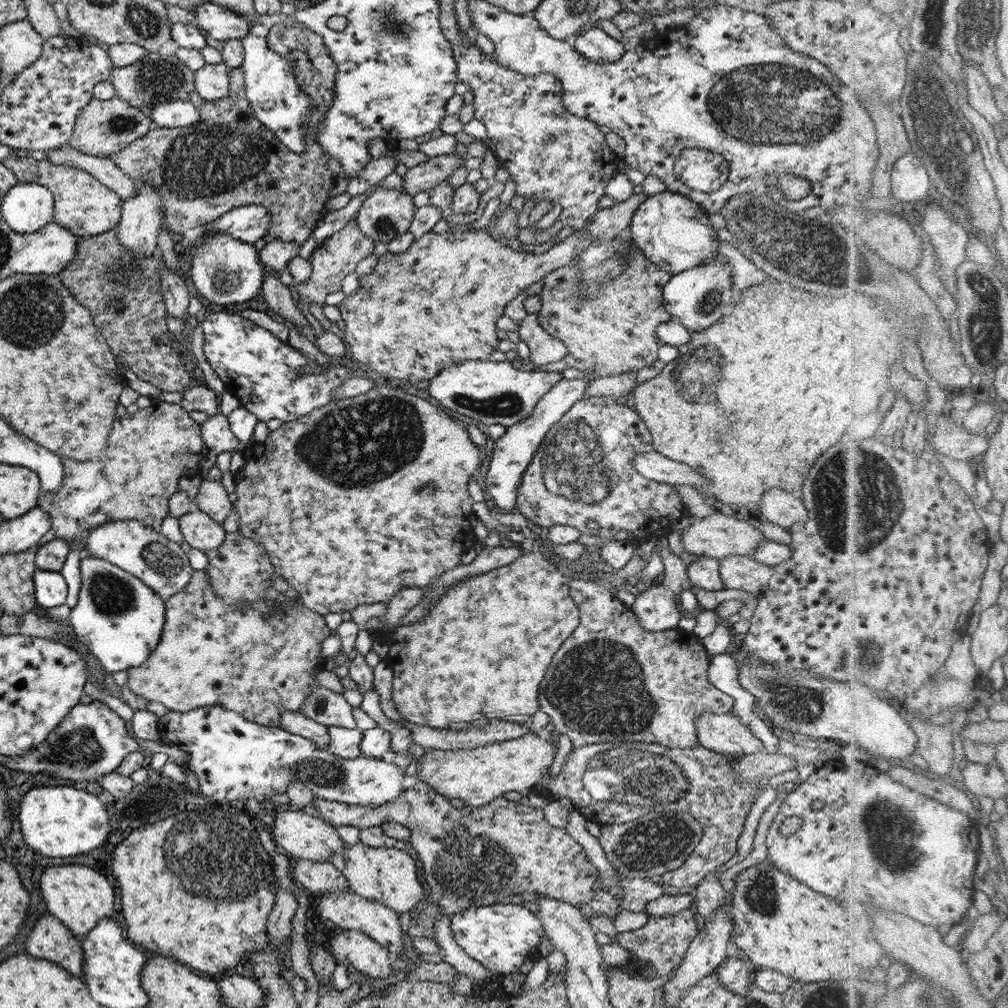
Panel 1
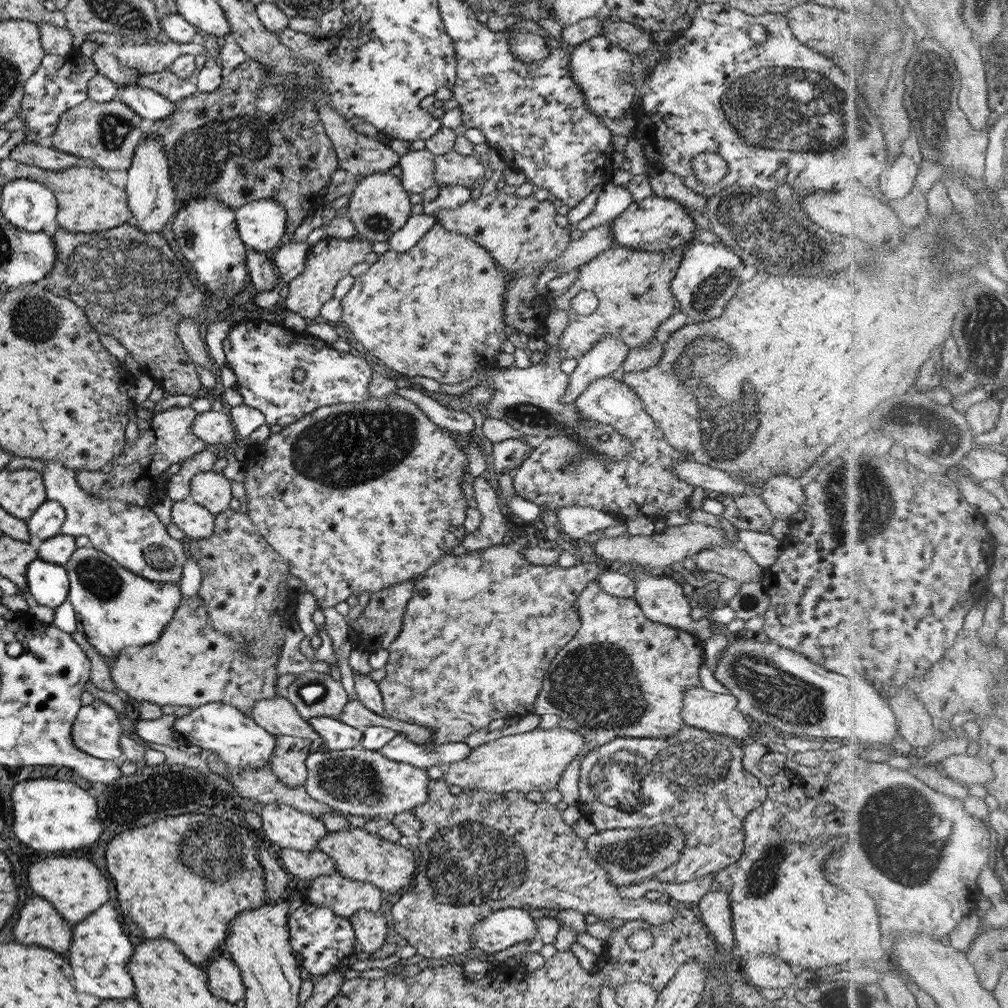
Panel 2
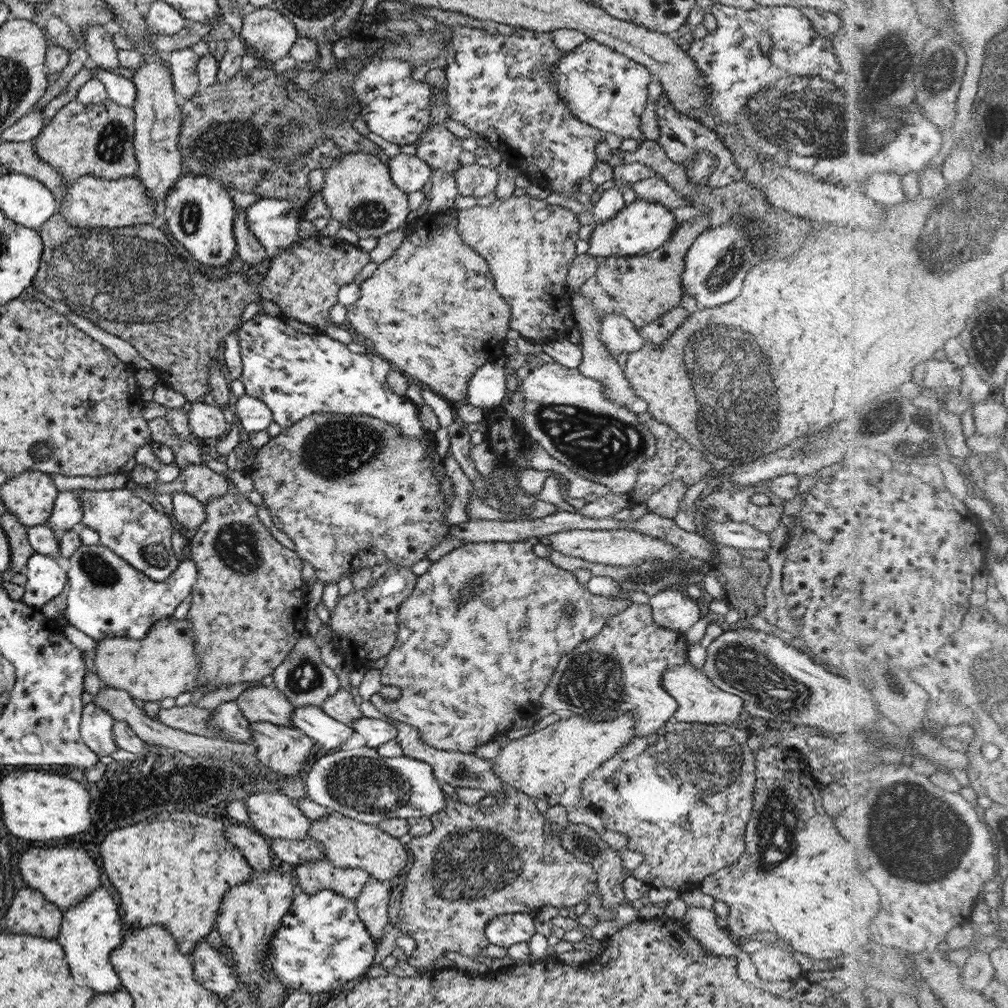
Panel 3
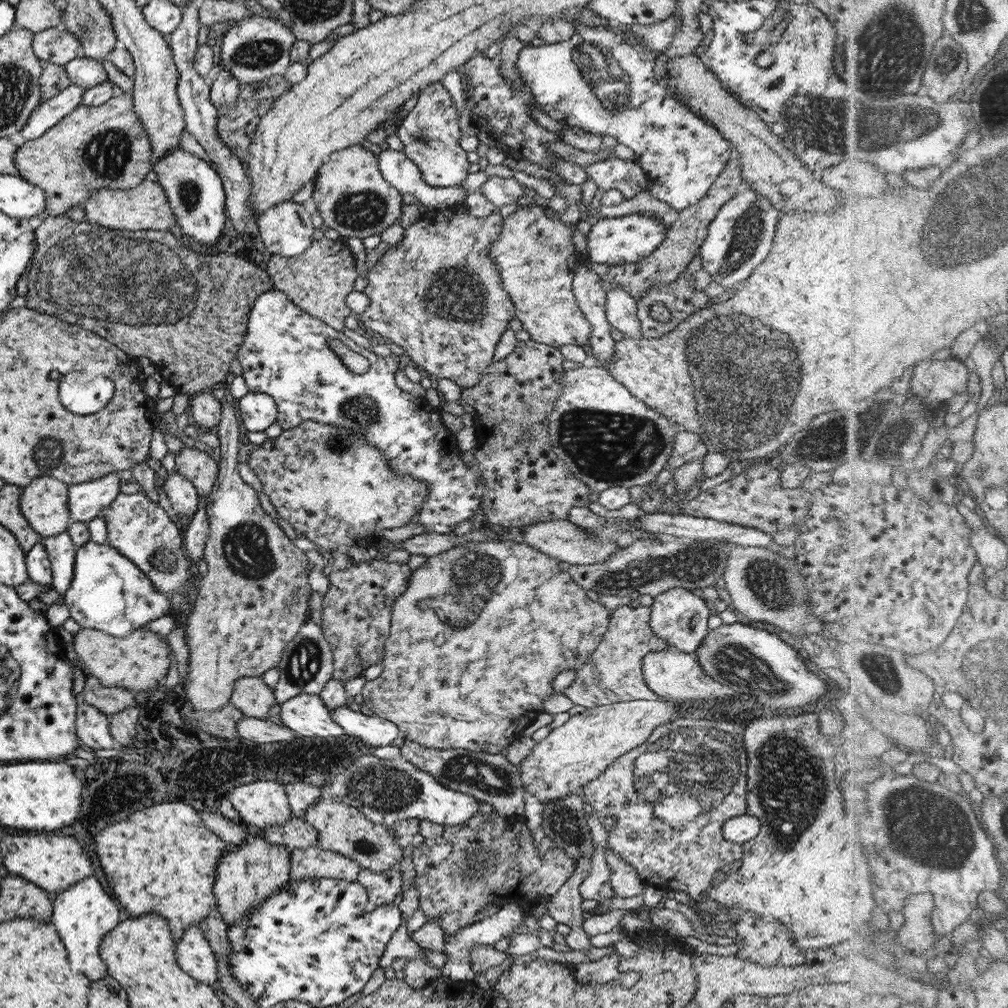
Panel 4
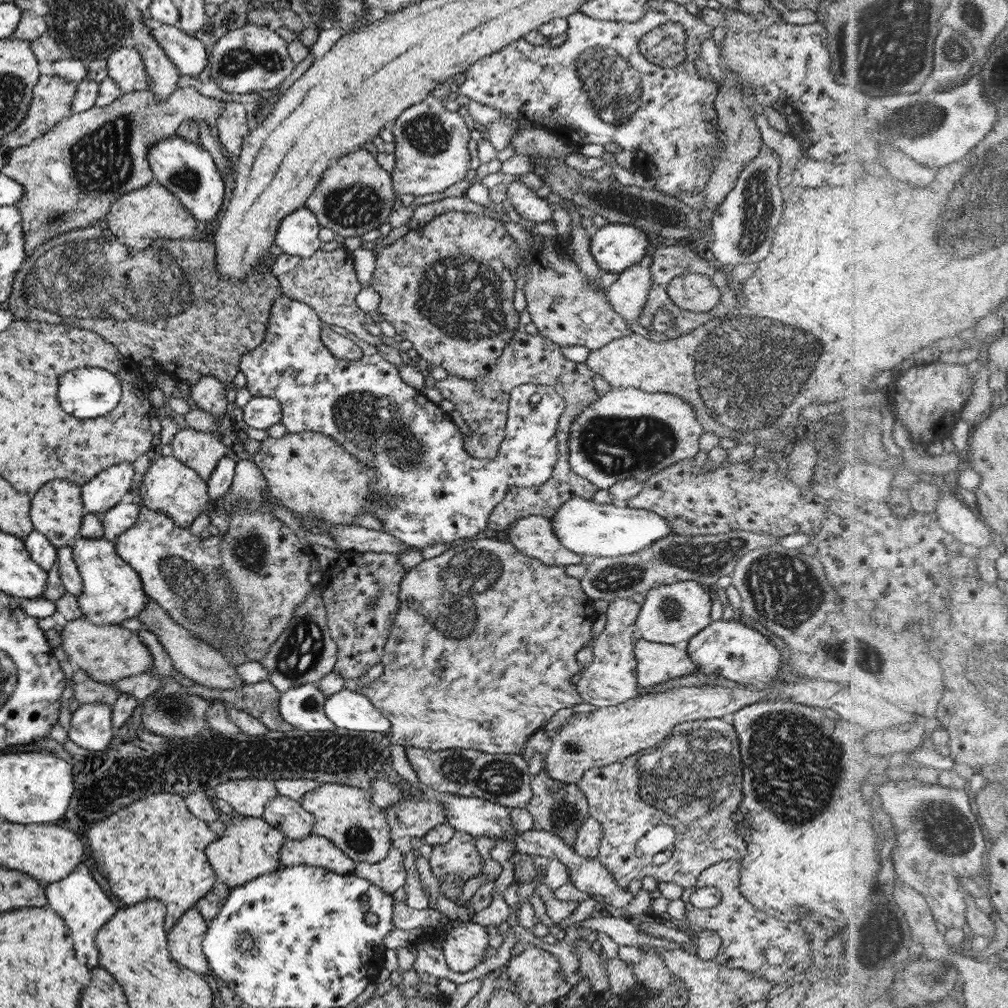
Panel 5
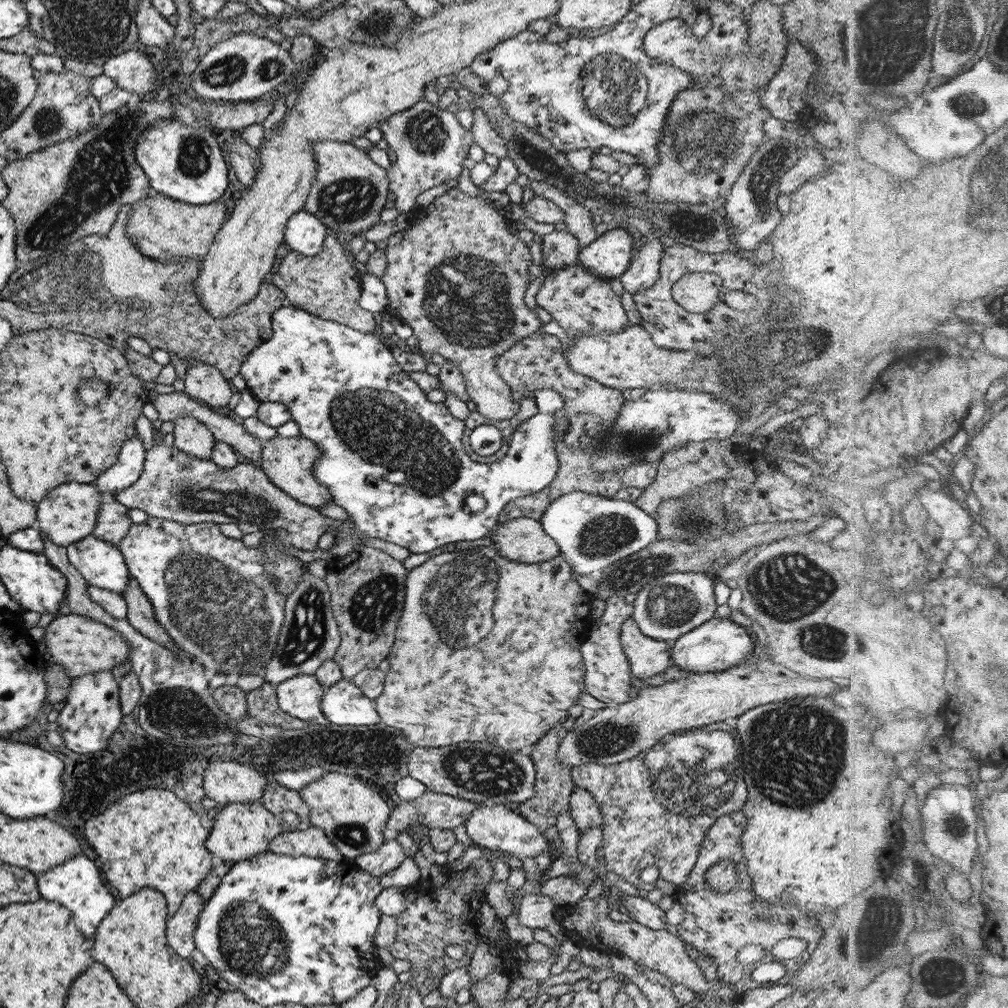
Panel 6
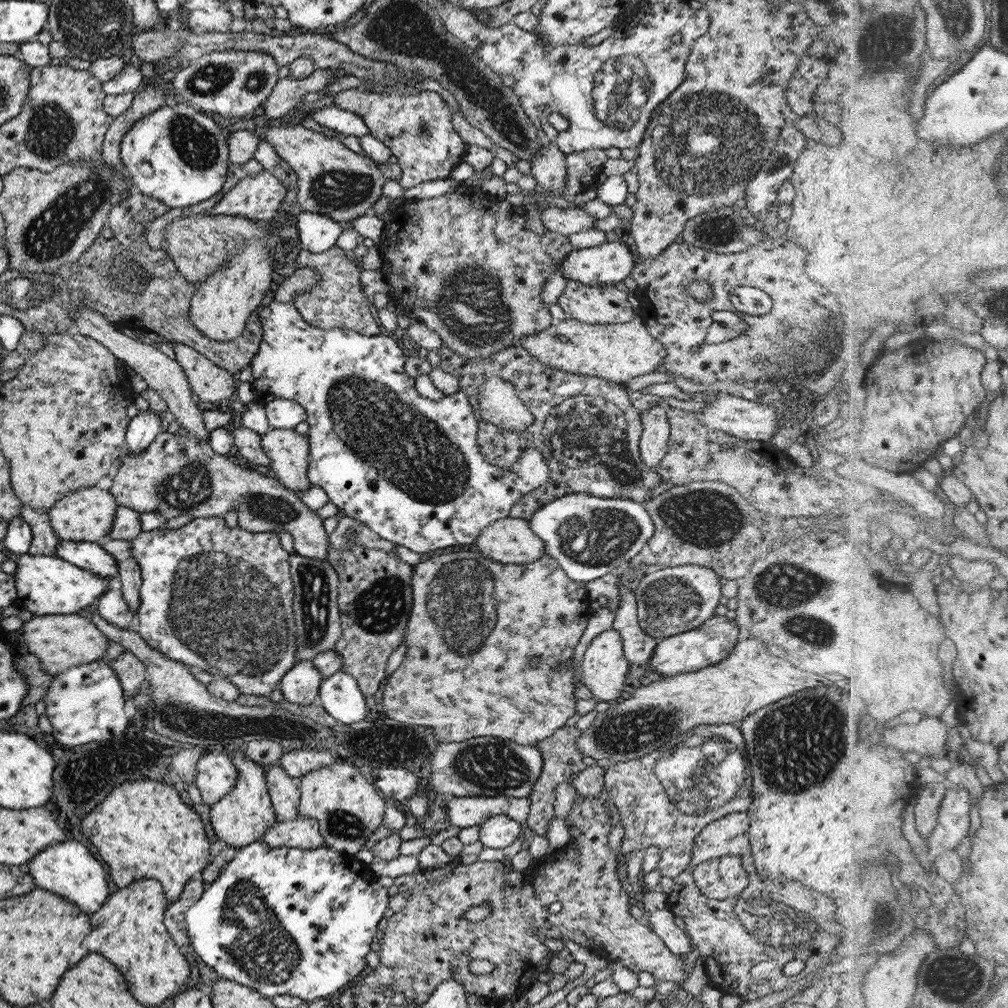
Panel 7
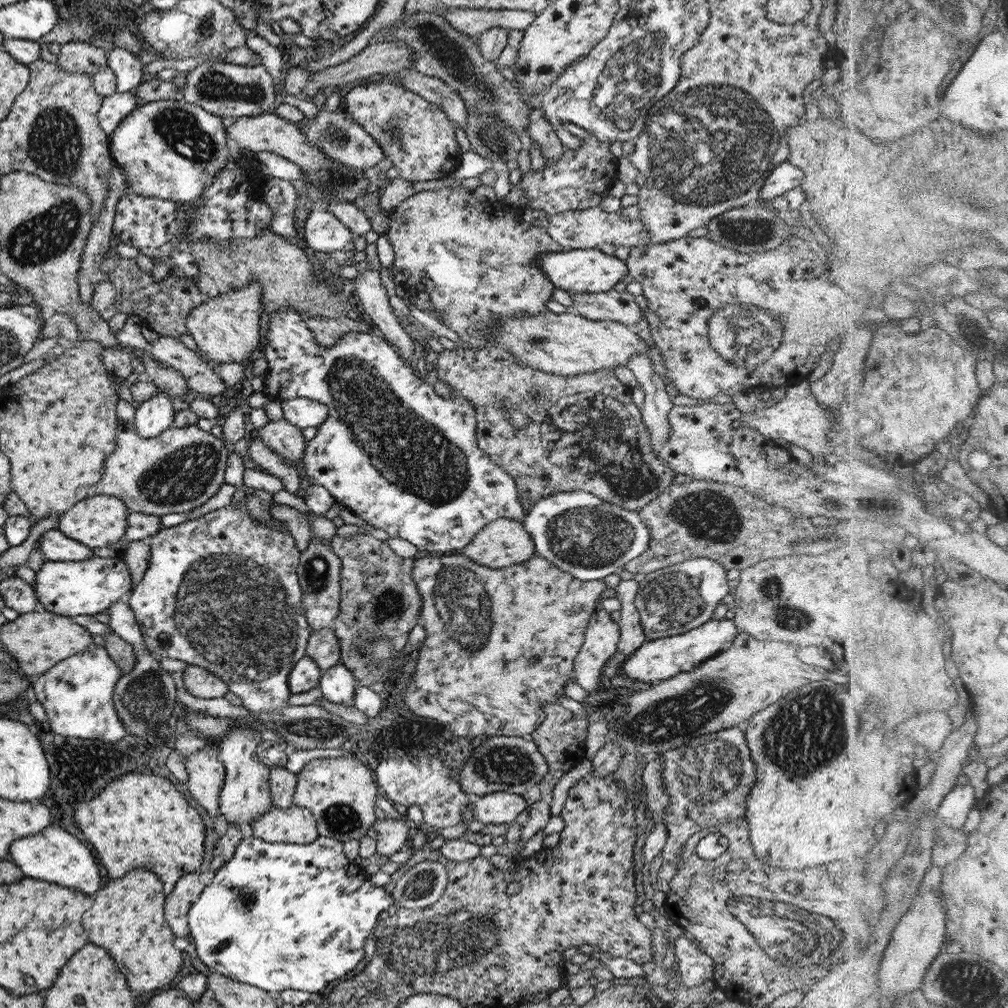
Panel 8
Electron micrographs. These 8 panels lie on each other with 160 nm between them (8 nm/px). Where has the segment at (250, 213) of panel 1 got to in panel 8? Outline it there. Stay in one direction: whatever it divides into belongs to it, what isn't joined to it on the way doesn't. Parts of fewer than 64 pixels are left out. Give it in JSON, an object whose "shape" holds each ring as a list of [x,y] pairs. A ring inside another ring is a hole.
{"shape":[[[314,207],[303,225],[303,240],[314,252],[345,250],[353,235],[350,230],[321,207]]]}

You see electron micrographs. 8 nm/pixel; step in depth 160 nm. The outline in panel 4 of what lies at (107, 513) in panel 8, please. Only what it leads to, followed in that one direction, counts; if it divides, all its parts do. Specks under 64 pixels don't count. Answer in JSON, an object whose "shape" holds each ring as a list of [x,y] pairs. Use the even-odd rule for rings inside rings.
{"shape":[[[39,476],[21,487],[18,505],[27,524],[38,534],[55,536],[68,527],[68,485]]]}

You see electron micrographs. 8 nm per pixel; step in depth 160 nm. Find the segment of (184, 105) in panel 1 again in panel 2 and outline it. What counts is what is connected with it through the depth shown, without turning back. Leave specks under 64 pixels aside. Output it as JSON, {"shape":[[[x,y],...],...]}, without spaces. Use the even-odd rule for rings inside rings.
{"shape":[[[123,85],[119,90],[119,98],[137,116],[149,118],[149,120],[161,120],[174,111],[173,102],[154,90],[144,89],[137,85]]]}

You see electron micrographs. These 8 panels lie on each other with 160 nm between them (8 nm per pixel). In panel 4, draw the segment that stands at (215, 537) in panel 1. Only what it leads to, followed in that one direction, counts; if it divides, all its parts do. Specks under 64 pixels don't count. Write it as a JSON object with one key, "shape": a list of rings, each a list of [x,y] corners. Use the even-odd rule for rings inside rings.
{"shape":[[[177,471],[167,473],[161,484],[171,508],[177,515],[191,518],[196,511],[198,497],[195,487]]]}

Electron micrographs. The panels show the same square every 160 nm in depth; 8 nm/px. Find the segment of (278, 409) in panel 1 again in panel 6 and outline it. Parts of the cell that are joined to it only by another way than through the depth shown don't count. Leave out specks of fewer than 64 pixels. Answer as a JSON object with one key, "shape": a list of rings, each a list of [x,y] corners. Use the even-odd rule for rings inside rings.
{"shape":[[[284,303],[278,310],[271,314],[270,327],[272,335],[263,342],[262,345],[255,347],[239,367],[238,373],[241,374],[246,384],[246,389],[254,397],[254,400],[261,402],[280,402],[290,410],[291,421],[296,422],[299,427],[300,436],[308,438],[314,442],[321,451],[320,460],[314,462],[314,479],[327,487],[327,492],[331,495],[332,501],[341,506],[350,516],[353,526],[363,535],[371,538],[381,538],[385,542],[403,546],[410,553],[423,554],[431,552],[433,548],[453,544],[461,541],[477,540],[488,535],[497,524],[497,517],[500,510],[511,500],[519,499],[522,496],[532,495],[545,488],[555,476],[558,468],[558,461],[554,449],[554,426],[561,417],[563,410],[563,399],[559,394],[549,389],[534,390],[526,392],[524,397],[533,398],[538,411],[535,415],[527,418],[511,436],[507,448],[507,455],[493,463],[477,463],[471,461],[465,454],[461,444],[461,437],[464,429],[464,421],[454,418],[445,407],[444,403],[433,403],[425,399],[425,392],[421,390],[413,380],[397,365],[391,355],[391,347],[384,345],[381,341],[380,332],[362,333],[353,330],[350,326],[331,321],[322,320],[306,311],[291,307]],[[469,494],[477,494],[485,500],[485,507],[481,511],[471,512],[465,500]]]}

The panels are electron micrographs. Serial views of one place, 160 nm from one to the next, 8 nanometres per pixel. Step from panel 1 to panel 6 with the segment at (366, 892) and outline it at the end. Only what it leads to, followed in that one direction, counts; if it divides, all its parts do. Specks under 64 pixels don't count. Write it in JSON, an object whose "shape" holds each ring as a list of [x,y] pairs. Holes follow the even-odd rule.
{"shape":[[[326,772],[308,783],[298,794],[308,806],[310,826],[319,827],[337,852],[355,860],[359,855],[373,852],[381,846],[384,841],[382,828],[391,811],[386,796],[375,793],[361,784],[358,778],[342,772]]]}

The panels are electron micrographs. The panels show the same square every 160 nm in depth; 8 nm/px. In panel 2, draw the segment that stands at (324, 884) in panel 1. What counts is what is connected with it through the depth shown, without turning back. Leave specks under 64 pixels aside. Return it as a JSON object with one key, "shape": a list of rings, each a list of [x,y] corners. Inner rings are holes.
{"shape":[[[317,848],[309,852],[281,849],[280,858],[282,868],[289,874],[289,877],[297,876],[304,881],[335,872],[331,858]]]}

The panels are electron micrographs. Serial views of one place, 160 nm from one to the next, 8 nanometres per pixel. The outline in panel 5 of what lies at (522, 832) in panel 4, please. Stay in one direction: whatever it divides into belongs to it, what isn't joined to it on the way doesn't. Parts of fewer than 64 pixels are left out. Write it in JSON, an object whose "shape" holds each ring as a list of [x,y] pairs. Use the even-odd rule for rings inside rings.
{"shape":[[[458,831],[447,842],[432,845],[427,860],[433,876],[444,885],[457,881],[461,887],[468,878],[480,873],[480,858],[473,837]]]}

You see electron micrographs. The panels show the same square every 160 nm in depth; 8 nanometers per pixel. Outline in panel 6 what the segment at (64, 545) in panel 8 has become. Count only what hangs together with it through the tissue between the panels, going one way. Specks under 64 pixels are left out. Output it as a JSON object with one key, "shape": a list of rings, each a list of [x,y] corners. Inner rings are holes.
{"shape":[[[85,536],[66,546],[66,557],[88,585],[122,596],[130,576],[121,553],[112,543]]]}

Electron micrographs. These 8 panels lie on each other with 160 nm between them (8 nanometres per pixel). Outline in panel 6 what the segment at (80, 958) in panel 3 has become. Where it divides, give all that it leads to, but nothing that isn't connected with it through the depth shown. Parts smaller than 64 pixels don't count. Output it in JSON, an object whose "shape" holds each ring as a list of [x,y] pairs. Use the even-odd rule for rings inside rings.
{"shape":[[[75,854],[71,858],[64,860],[60,865],[54,866],[42,873],[37,873],[36,887],[41,899],[49,902],[56,902],[64,909],[72,912],[77,924],[77,930],[83,936],[93,936],[97,924],[101,922],[111,906],[113,906],[113,896],[107,892],[107,888],[99,878],[99,869],[85,854]]]}

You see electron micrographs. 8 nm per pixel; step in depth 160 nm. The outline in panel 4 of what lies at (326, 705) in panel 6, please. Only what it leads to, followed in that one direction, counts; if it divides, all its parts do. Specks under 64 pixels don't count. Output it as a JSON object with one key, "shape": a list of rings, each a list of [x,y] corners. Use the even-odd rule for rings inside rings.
{"shape":[[[341,705],[334,709],[329,711],[333,722],[339,725],[346,735],[354,736],[366,745],[373,748],[389,745],[397,736],[397,727],[387,720],[353,712],[349,705]]]}

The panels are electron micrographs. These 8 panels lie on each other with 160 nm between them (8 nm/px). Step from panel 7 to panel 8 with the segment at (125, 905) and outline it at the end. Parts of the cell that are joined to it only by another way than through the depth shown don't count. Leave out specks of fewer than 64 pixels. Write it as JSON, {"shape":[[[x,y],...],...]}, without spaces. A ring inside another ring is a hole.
{"shape":[[[129,870],[123,878],[101,884],[101,888],[91,896],[93,902],[91,908],[83,914],[83,928],[87,930],[89,942],[103,946],[109,952],[115,966],[125,977],[129,990],[137,996],[145,992],[150,996],[157,990],[161,991],[161,988],[165,988],[177,976],[177,971],[182,965],[181,951],[173,947],[172,941],[175,937],[170,926],[161,916],[163,896],[165,894],[161,892],[161,882],[159,878],[155,878],[155,874],[147,870]]]}

